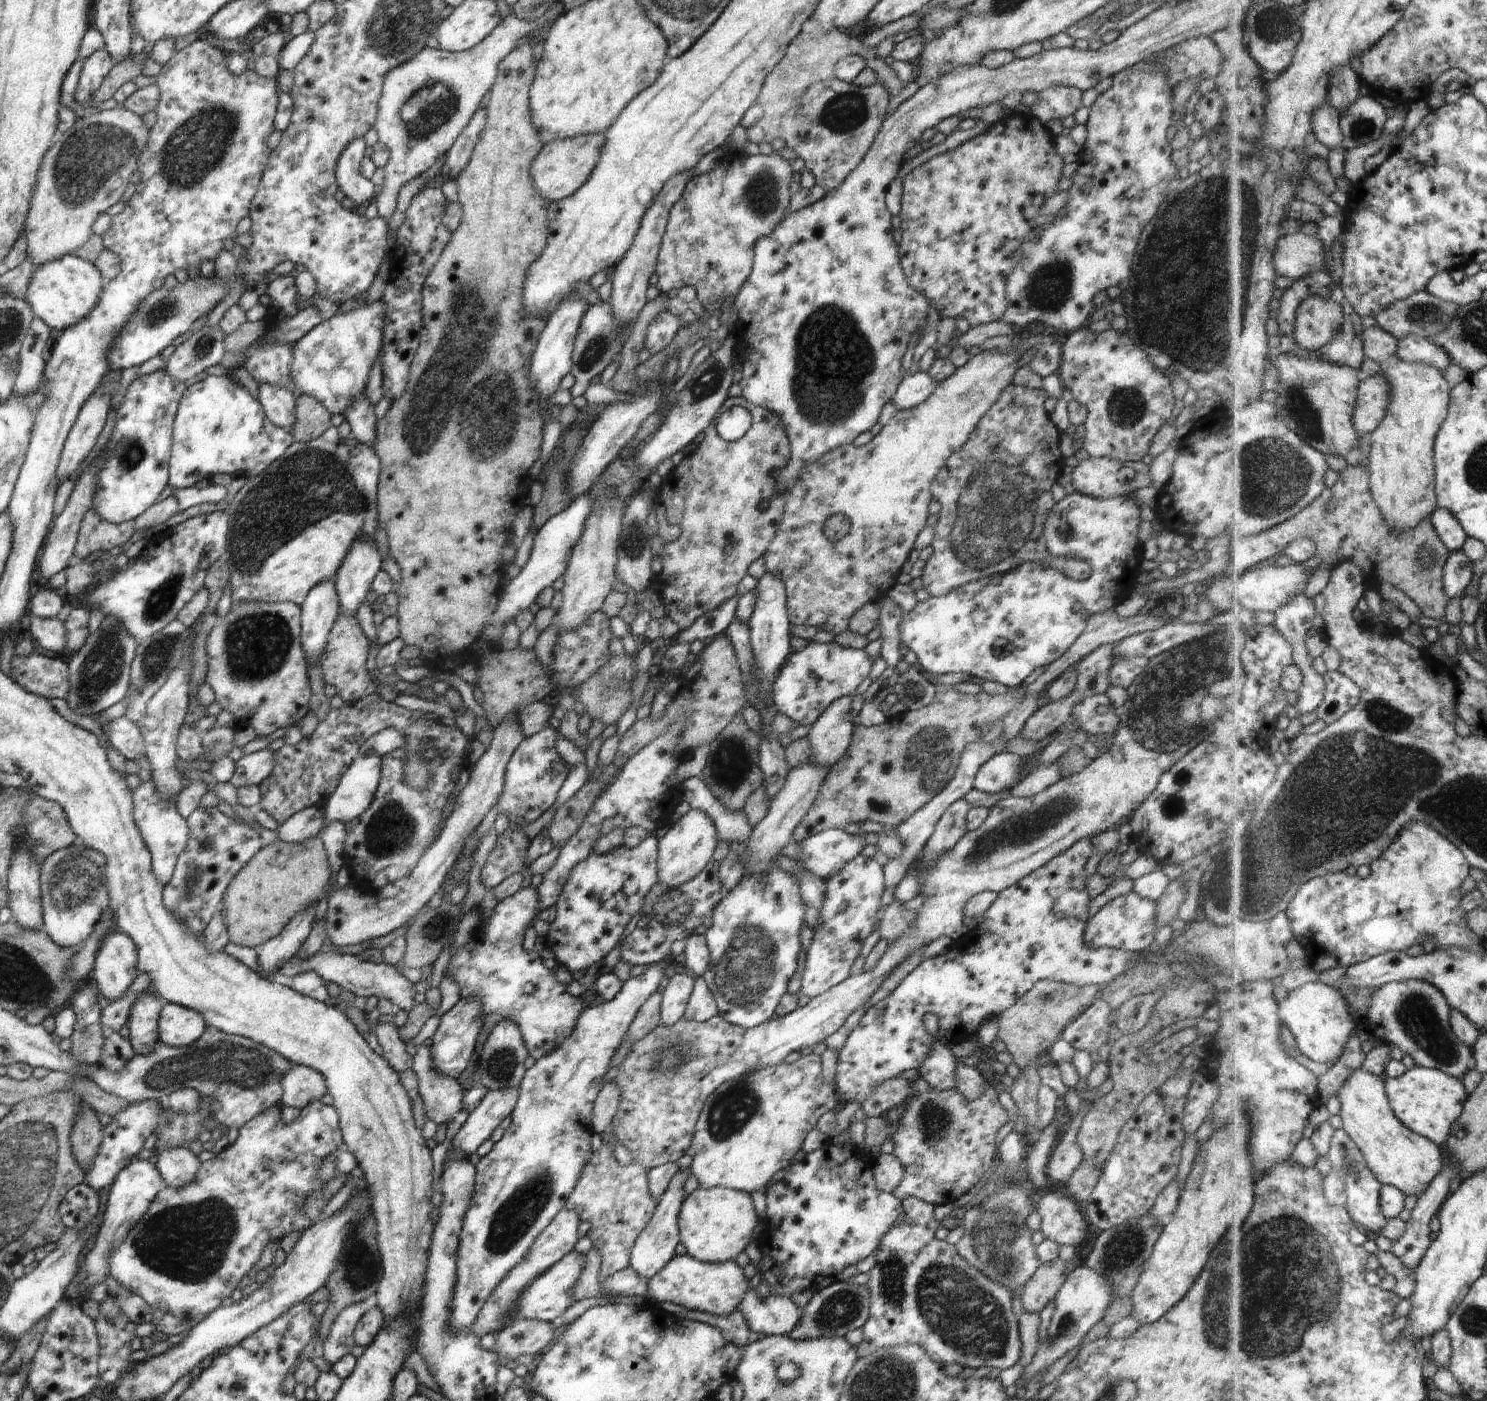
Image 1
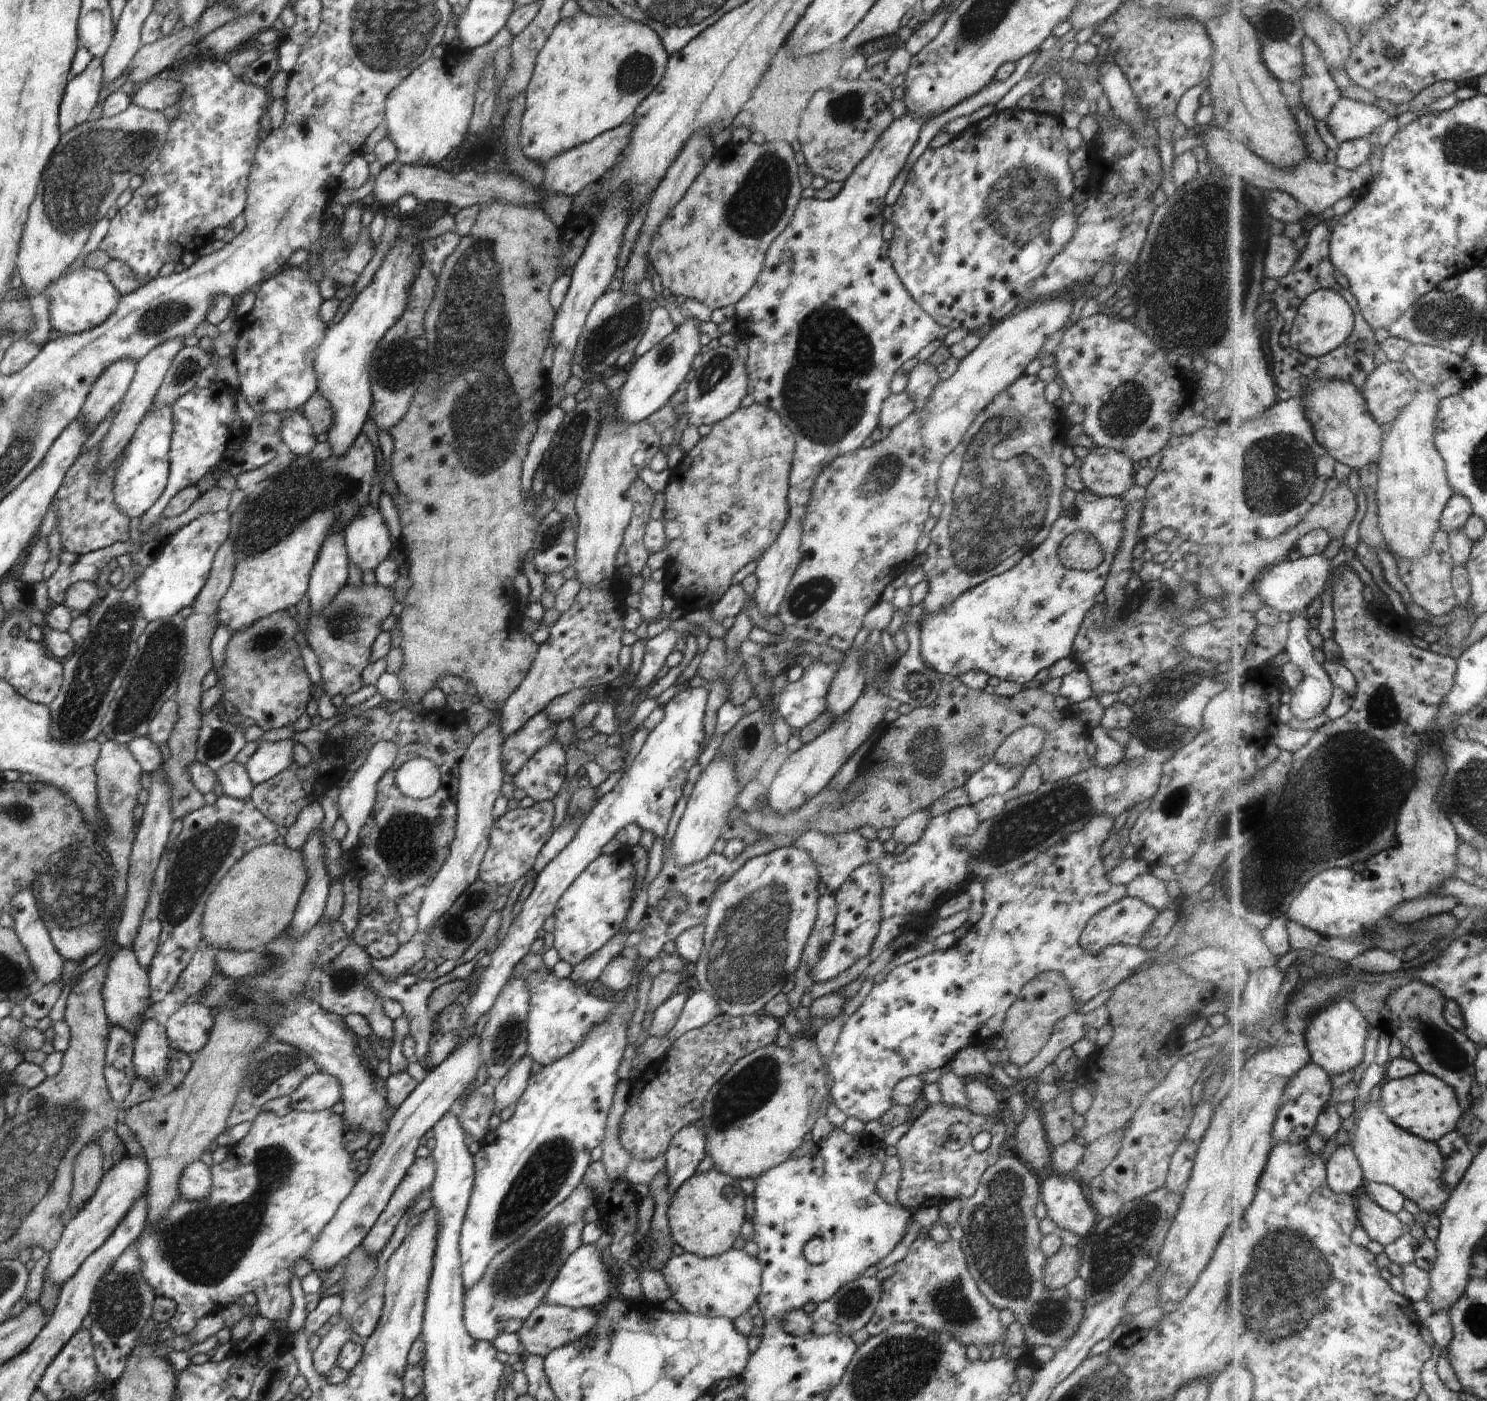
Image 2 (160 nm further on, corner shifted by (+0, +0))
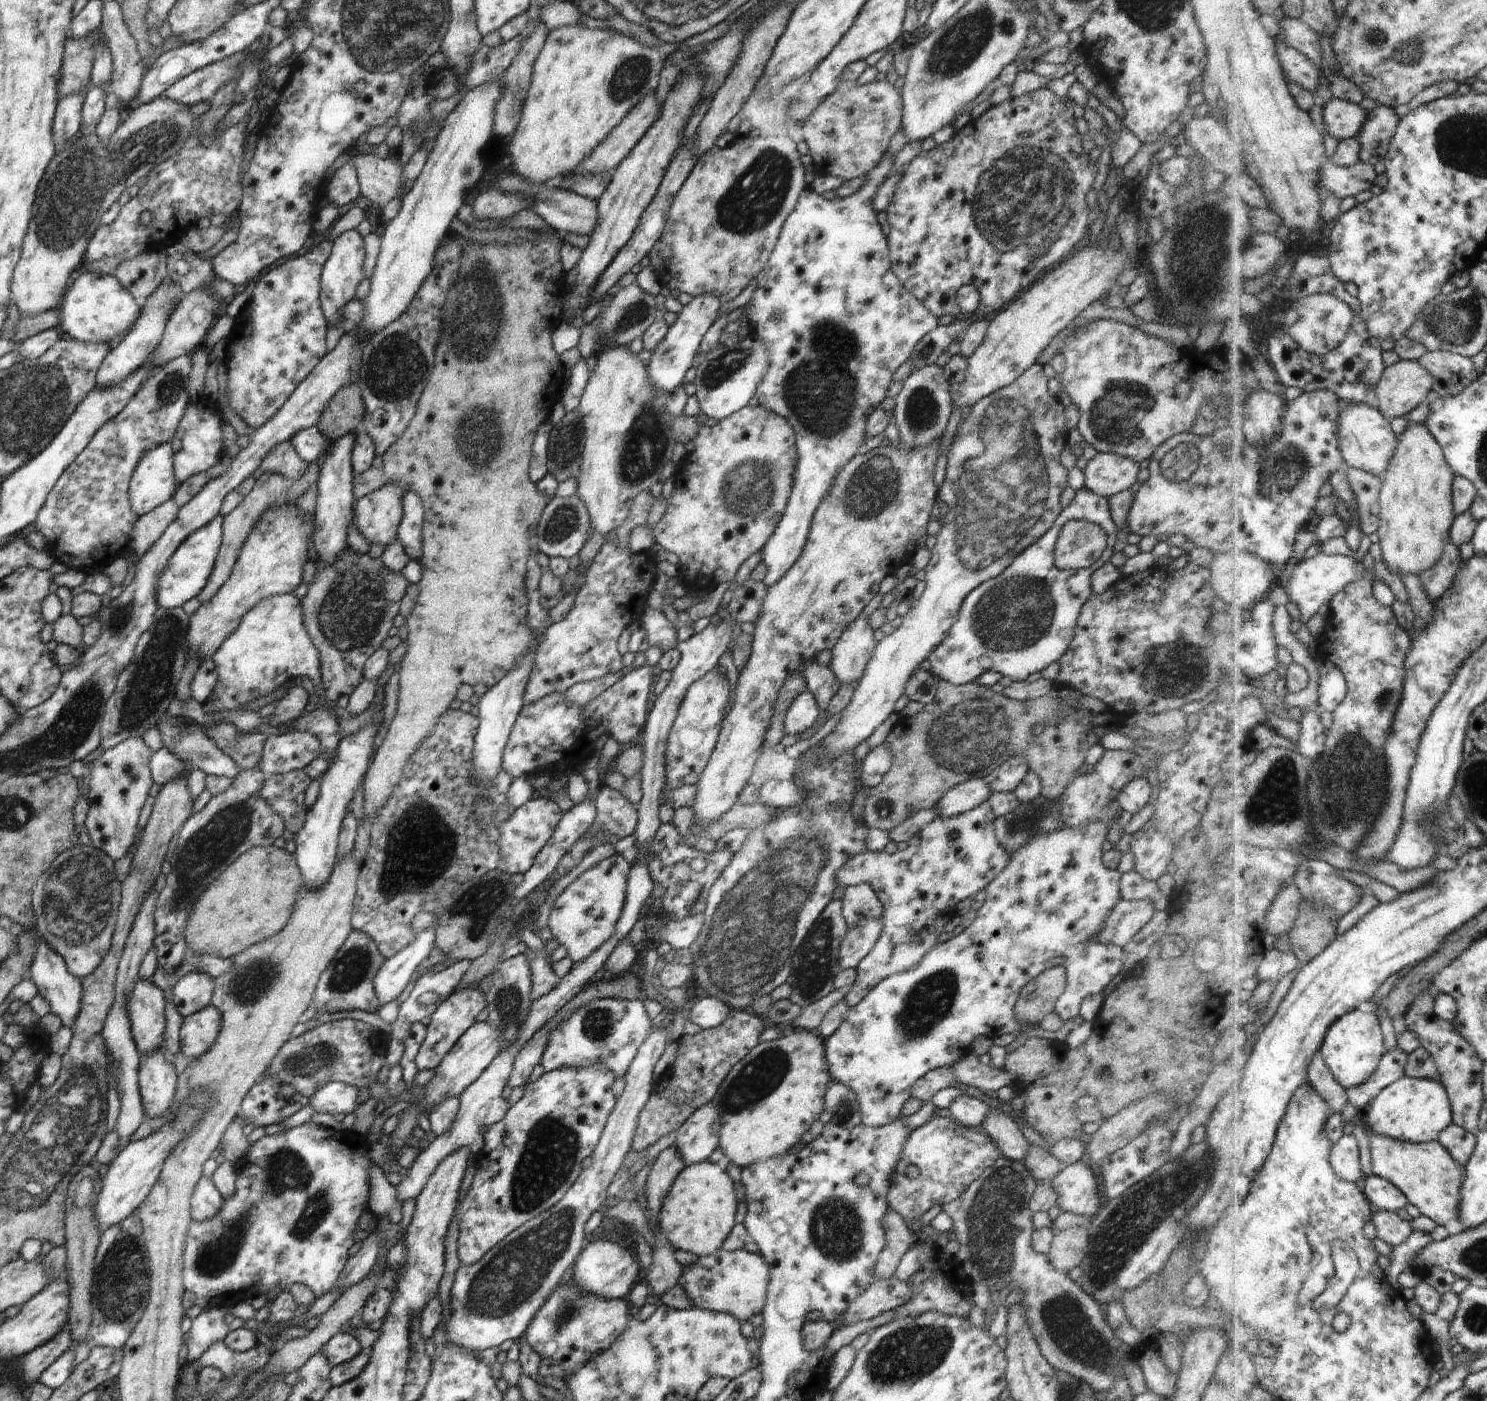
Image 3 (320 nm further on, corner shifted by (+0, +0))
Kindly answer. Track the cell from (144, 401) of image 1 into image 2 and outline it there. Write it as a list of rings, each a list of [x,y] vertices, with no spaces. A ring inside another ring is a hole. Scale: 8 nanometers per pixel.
[[[163,406],[153,414],[149,412],[140,421],[129,442],[127,454],[116,471],[115,494],[116,506],[129,519],[140,518],[147,513],[152,505],[162,496],[169,479],[169,452],[171,449],[171,434],[173,431],[173,408]]]

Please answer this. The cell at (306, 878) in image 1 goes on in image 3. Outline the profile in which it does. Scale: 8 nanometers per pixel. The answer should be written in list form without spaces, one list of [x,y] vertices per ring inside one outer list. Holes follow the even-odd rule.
[[[274,845],[254,847],[241,854],[220,876],[209,884],[192,905],[183,935],[188,948],[196,954],[230,959],[248,946],[270,938],[289,921],[296,893],[303,886],[302,873],[294,855]]]

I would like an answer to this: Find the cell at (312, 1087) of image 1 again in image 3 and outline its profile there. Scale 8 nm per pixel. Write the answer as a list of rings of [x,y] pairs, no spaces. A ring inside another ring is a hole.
[[[340,1081],[329,1082],[312,1095],[309,1104],[316,1112],[348,1115],[359,1106],[358,1088]]]

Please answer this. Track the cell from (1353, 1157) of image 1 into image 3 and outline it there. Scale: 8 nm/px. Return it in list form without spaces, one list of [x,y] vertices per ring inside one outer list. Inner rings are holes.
[[[1379,1209],[1373,1218],[1377,1236],[1393,1247],[1403,1245],[1416,1231],[1411,1220],[1404,1220],[1396,1211]]]

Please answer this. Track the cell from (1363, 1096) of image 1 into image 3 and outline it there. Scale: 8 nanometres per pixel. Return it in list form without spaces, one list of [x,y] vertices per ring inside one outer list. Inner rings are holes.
[[[1375,1133],[1370,1139],[1372,1174],[1391,1180],[1423,1212],[1438,1225],[1450,1226],[1463,1218],[1463,1186],[1467,1180],[1467,1165],[1459,1163],[1451,1151],[1438,1141],[1415,1143],[1396,1140]]]

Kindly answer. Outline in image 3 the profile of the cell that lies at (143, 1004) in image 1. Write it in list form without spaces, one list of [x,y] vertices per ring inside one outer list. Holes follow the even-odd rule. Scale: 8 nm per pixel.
[[[164,1048],[149,1055],[142,1054],[140,1068],[138,1069],[139,1093],[143,1111],[150,1119],[158,1119],[166,1115],[175,1102],[177,1075],[174,1065],[166,1062]]]

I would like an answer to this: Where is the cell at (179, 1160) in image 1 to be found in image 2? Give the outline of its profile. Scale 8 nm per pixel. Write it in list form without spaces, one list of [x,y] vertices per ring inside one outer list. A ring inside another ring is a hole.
[[[201,1160],[188,1165],[181,1176],[179,1189],[182,1200],[201,1201],[211,1191],[211,1167]]]

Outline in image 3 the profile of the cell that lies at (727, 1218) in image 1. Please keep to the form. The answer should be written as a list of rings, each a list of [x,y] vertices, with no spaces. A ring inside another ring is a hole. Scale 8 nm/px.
[[[703,1160],[686,1165],[675,1178],[664,1198],[657,1216],[659,1228],[674,1249],[692,1252],[705,1257],[720,1249],[722,1243],[737,1223],[737,1198],[734,1180],[730,1178],[723,1163]]]

